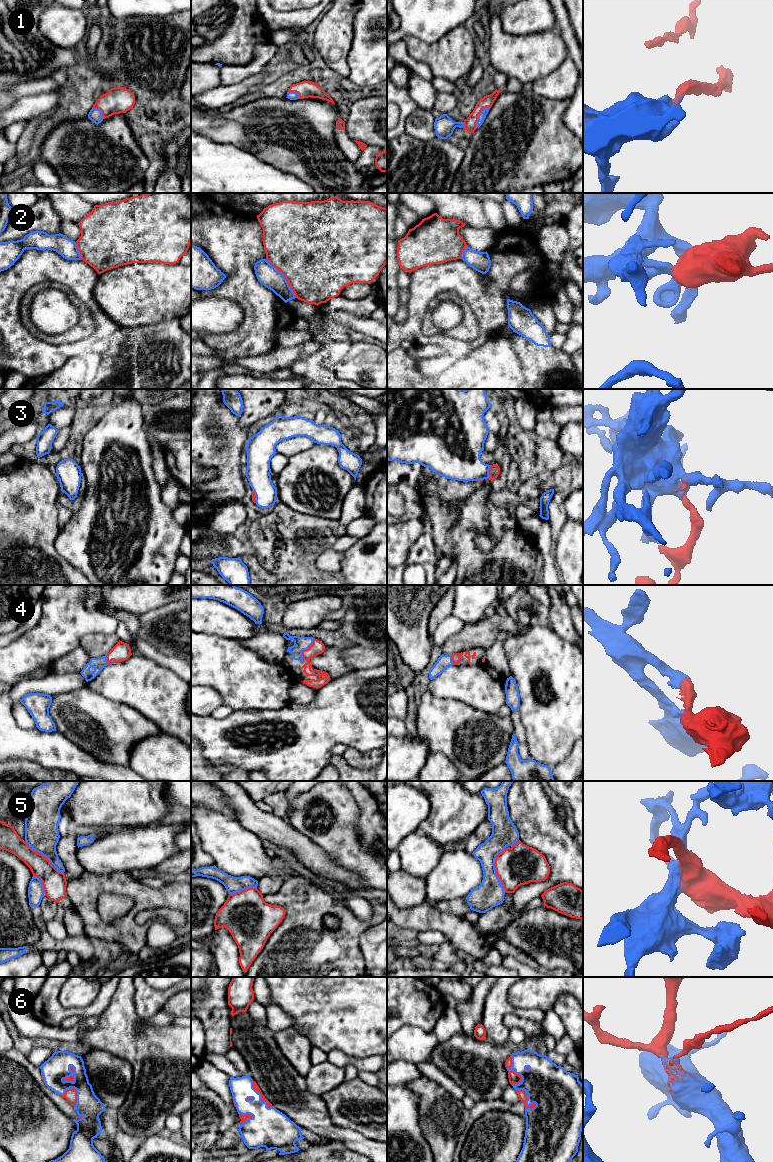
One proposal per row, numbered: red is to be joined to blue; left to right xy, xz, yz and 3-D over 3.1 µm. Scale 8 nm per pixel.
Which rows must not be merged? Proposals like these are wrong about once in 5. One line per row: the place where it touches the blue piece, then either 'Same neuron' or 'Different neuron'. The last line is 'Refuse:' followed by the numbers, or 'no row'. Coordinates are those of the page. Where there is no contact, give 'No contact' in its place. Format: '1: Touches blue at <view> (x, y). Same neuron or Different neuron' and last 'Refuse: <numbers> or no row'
1: Touches blue at yz (478, 116). Same neuron
2: Touches blue at xz (284, 277). Same neuron
3: Touches blue at yz (488, 472). Same neuron
4: Touches blue at xz (305, 649). Same neuron
5: Touches blue at yz (495, 869). Different neuron
6: Touches blue at yz (527, 1099). Same neuron
Refuse: 5

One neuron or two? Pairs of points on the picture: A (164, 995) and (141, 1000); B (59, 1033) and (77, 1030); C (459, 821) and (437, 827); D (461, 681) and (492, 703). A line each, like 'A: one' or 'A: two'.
A: one
B: one
C: one
D: one

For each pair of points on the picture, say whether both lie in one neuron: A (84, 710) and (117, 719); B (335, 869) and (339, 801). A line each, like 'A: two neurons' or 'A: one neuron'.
A: one neuron
B: two neurons

